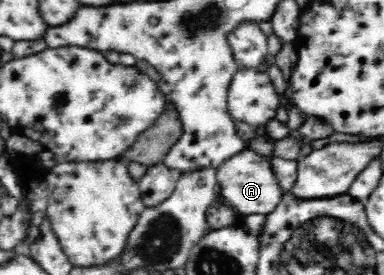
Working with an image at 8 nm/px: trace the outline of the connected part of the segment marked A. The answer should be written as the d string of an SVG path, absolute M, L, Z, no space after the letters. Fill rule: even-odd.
M246 148L216 168L216 181L219 199L241 217L251 214L271 214L284 195L272 172L269 159Z

